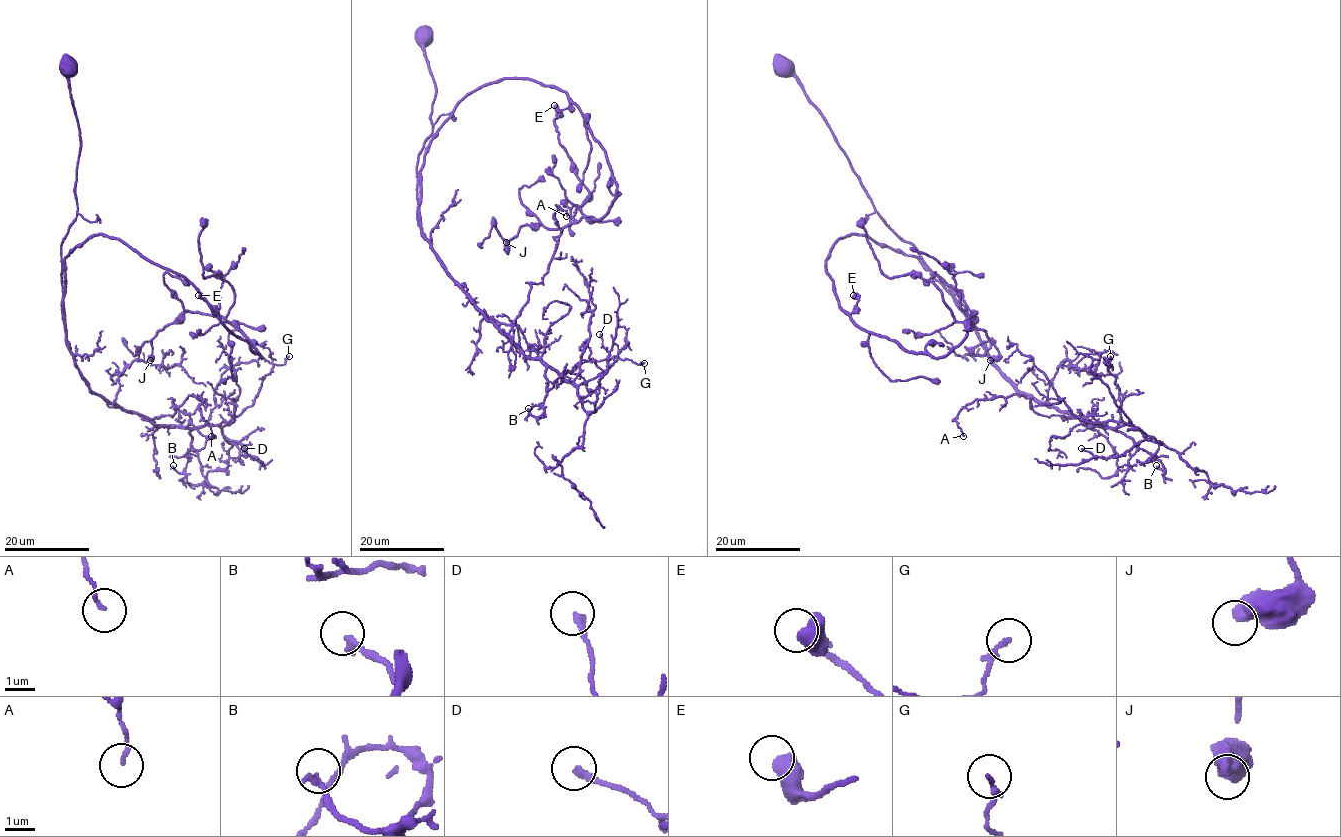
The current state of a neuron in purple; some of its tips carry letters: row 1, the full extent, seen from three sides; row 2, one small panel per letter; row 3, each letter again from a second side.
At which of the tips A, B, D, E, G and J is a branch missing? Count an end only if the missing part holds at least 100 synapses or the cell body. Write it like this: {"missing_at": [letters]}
{"missing_at": []}

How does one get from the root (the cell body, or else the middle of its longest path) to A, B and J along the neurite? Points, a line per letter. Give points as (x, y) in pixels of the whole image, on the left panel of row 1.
A: (71, 68), (67, 347), (93, 392), (150, 421), (205, 400), (211, 436)
B: (71, 68), (80, 151), (77, 216), (61, 245), (67, 347), (93, 392), (191, 430), (185, 469), (173, 465)
J: (71, 68), (77, 216), (61, 258), (116, 238), (181, 274), (261, 357), (222, 318), (185, 311), (150, 360)

